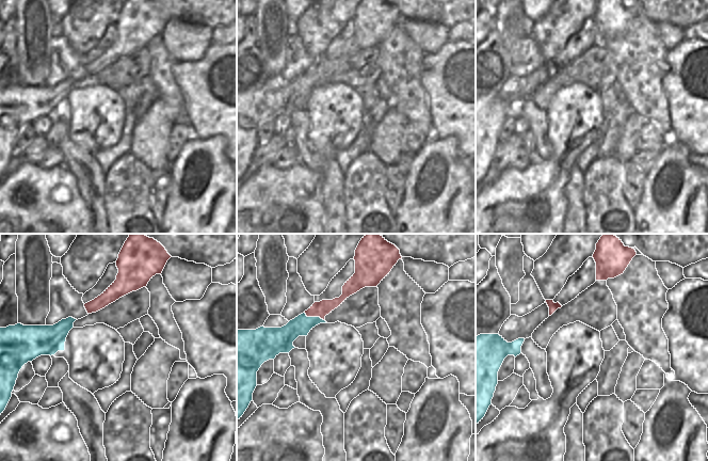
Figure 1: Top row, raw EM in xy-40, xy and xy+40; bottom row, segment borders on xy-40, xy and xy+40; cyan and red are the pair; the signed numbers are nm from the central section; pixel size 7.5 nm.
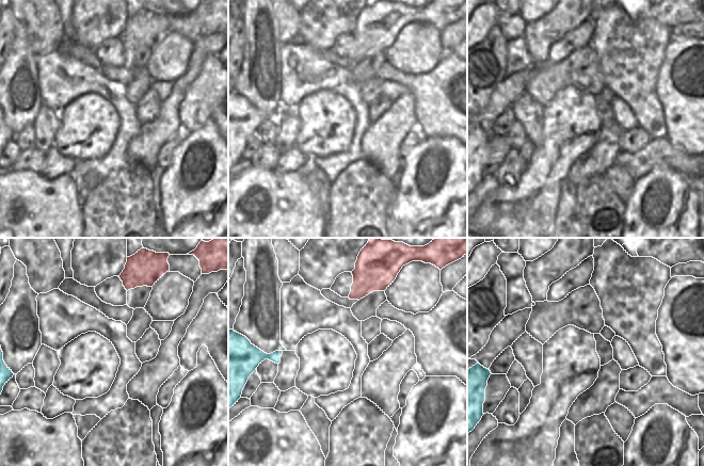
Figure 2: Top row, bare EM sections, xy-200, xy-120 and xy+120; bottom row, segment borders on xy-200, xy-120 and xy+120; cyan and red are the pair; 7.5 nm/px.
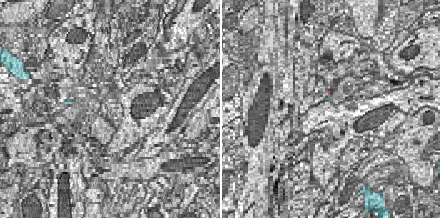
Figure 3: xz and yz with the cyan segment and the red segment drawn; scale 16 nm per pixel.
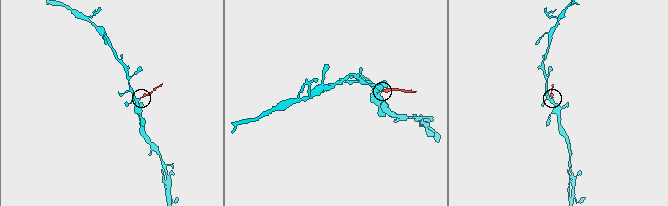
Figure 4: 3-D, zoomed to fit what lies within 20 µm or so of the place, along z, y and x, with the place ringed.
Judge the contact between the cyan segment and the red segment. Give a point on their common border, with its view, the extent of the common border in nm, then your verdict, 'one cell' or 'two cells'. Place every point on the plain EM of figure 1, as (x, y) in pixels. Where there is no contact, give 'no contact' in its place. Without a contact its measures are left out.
contact xy (314, 78); length 170 nm; two cells

